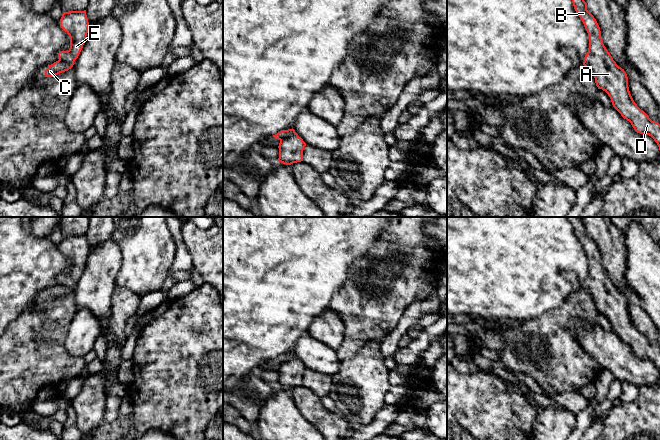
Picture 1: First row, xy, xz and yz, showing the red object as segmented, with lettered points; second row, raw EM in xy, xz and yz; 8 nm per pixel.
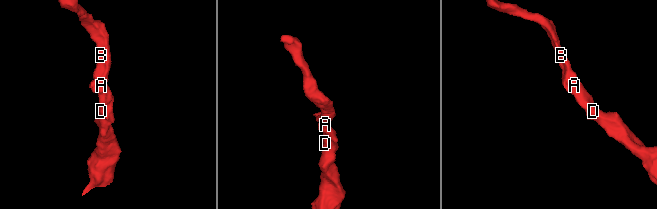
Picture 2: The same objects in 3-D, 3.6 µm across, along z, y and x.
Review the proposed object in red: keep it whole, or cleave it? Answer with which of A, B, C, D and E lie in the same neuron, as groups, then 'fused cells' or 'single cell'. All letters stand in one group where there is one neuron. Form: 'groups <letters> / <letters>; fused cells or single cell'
groups A B D E / C; fused cells

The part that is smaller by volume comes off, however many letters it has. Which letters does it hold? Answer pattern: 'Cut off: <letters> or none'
Cut off: C

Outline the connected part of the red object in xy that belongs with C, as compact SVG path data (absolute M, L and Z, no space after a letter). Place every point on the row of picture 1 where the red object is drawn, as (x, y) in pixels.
M58 60L48 66L48 68L45 70L44 77L53 77L62 72L68 71L71 68L71 65L69 65L68 63Z

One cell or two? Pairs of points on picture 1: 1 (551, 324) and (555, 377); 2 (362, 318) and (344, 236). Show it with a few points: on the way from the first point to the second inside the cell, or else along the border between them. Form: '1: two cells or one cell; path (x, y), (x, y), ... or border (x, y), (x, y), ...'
1: one cell; path (551, 337), (551, 355), (555, 359), (555, 364)
2: two cells; border (352, 265), (348, 277), (341, 287)

